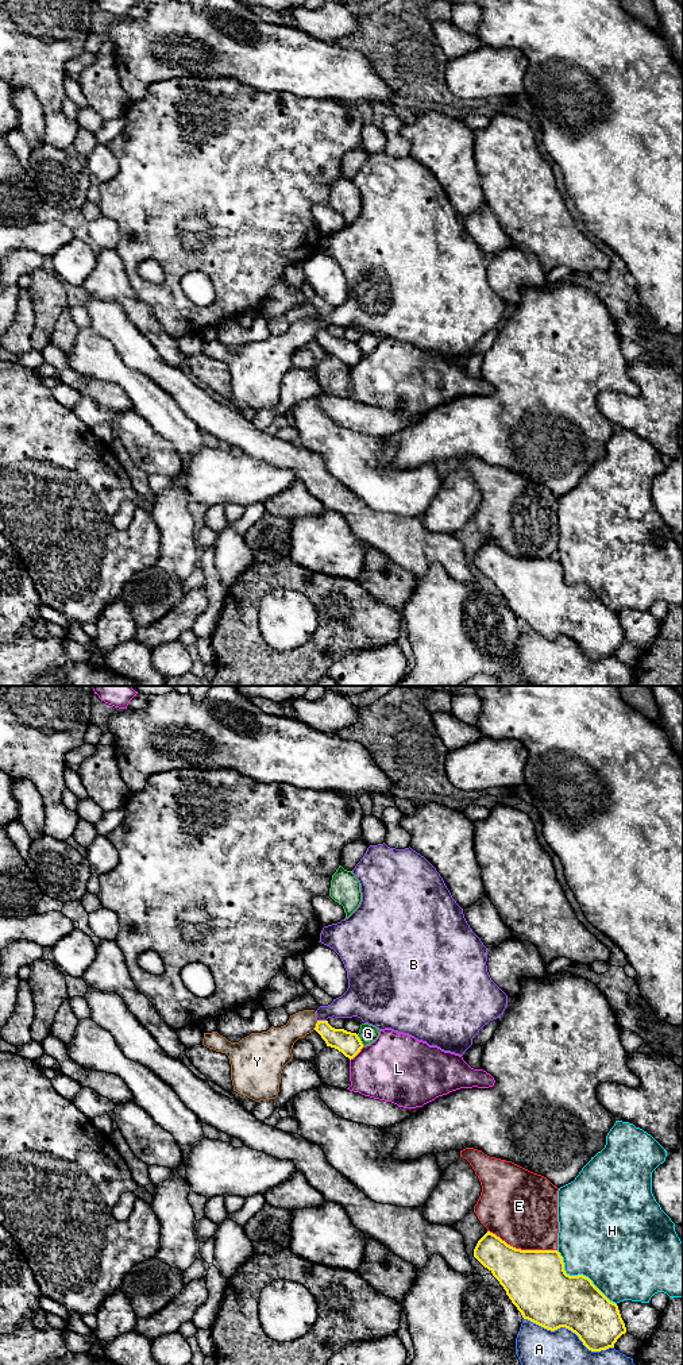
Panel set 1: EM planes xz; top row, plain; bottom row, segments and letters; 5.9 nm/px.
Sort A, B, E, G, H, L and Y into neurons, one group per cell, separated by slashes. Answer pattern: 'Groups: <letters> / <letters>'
Groups: A / B Y / E / G / H / L

